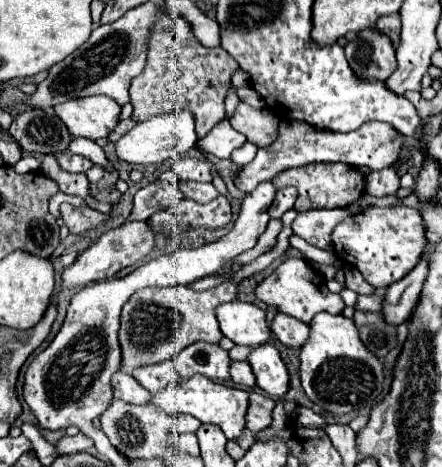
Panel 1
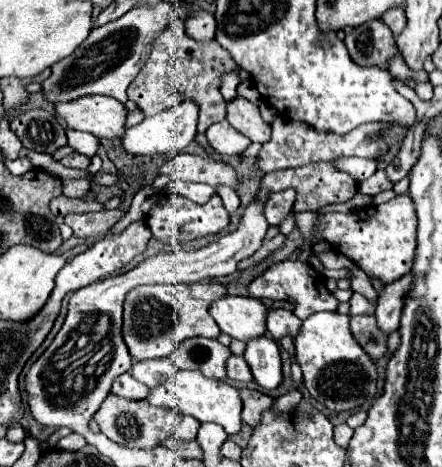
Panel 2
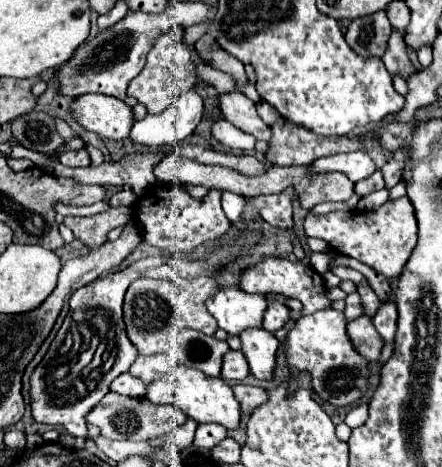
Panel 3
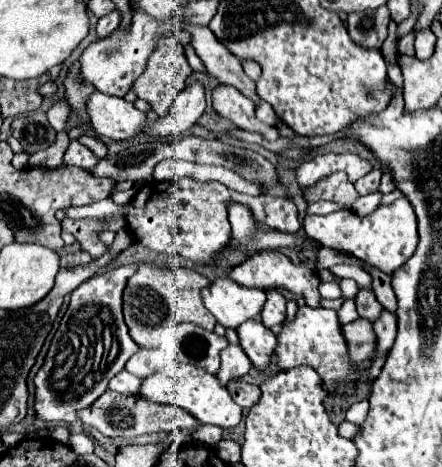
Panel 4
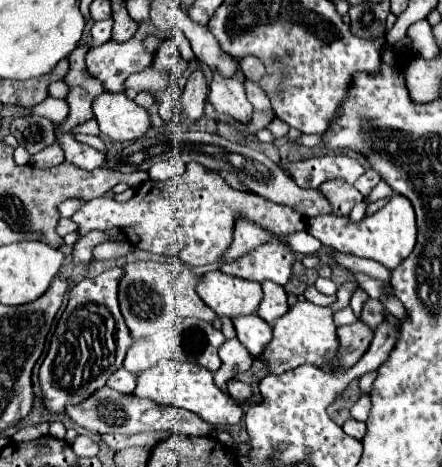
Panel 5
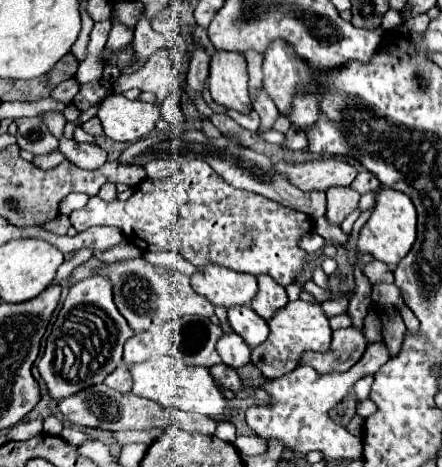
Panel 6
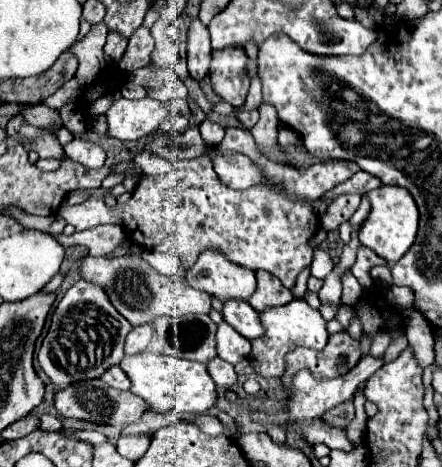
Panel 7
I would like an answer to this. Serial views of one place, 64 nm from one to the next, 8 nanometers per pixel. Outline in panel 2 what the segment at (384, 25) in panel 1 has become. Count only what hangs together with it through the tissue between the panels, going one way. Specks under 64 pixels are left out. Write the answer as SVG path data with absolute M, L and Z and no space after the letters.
M394 8L394 10L388 10L384 12L384 16L380 16L380 20L392 30L394 36L398 36L402 30L404 30L404 8Z

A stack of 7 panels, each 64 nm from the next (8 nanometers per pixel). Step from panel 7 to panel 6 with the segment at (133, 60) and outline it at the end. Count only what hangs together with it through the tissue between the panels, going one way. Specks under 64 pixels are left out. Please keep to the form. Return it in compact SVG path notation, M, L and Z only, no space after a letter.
M142 10L142 12L140 12L140 16L138 16L138 22L136 22L136 30L134 30L134 40L132 40L132 44L134 44L136 54L138 54L138 56L142 56L142 58L138 58L138 62L140 62L138 66L124 70L126 74L130 74L130 72L138 70L138 68L142 68L142 66L144 66L144 62L146 62L146 60L148 60L148 58L150 58L150 56L158 50L158 48L162 48L162 46L164 46L164 36L152 30L150 20L146 18L144 10Z

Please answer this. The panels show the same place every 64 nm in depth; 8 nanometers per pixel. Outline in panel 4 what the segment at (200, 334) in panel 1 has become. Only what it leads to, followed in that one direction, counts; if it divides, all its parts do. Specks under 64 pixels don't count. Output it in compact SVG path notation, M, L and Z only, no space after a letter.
M140 266L124 288L124 320L132 340L142 348L156 348L154 344L156 334L160 334L160 328L176 326L182 322L192 322L212 332L216 326L216 318L202 304L202 288L206 288L208 284L210 280L206 276L190 268L166 270Z

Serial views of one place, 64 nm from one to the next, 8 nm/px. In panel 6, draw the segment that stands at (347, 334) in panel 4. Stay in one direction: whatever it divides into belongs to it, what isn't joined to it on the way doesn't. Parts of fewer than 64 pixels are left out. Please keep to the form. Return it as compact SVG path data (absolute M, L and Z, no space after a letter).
M350 326L334 332L332 348L328 354L318 354L318 352L306 352L302 356L302 364L310 364L316 368L316 372L344 372L350 370L364 354L368 346L368 338L364 336L362 330Z

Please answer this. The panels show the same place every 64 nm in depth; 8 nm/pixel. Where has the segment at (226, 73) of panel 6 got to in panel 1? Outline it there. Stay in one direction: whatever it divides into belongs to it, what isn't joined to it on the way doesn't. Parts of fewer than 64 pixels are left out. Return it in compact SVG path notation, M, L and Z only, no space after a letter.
M242 102L236 108L236 114L232 116L230 124L234 130L242 132L248 142L256 144L258 148L266 148L278 136L280 118L274 112L270 112L268 108L264 108L264 114L262 114L262 110L254 110L252 106Z

